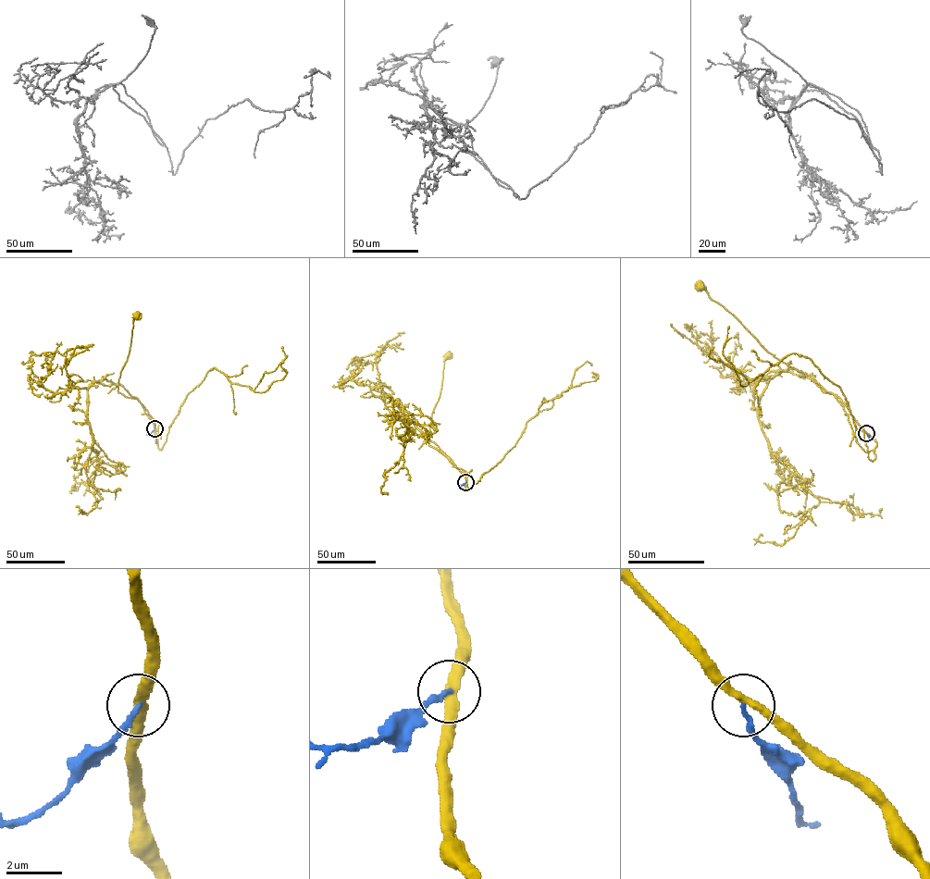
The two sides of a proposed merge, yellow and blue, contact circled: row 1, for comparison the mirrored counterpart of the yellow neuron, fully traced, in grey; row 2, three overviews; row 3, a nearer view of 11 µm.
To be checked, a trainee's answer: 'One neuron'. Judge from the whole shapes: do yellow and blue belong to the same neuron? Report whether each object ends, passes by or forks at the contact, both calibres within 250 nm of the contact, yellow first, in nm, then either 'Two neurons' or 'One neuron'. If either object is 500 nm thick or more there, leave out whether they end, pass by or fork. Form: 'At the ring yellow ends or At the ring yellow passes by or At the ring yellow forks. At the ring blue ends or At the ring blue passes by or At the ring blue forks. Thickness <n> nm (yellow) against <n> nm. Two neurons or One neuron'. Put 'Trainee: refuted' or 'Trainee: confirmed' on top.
Trainee: refuted
At the ring yellow passes by. At the ring blue ends. Thickness 320 nm (yellow) against 170 nm. Two neurons

